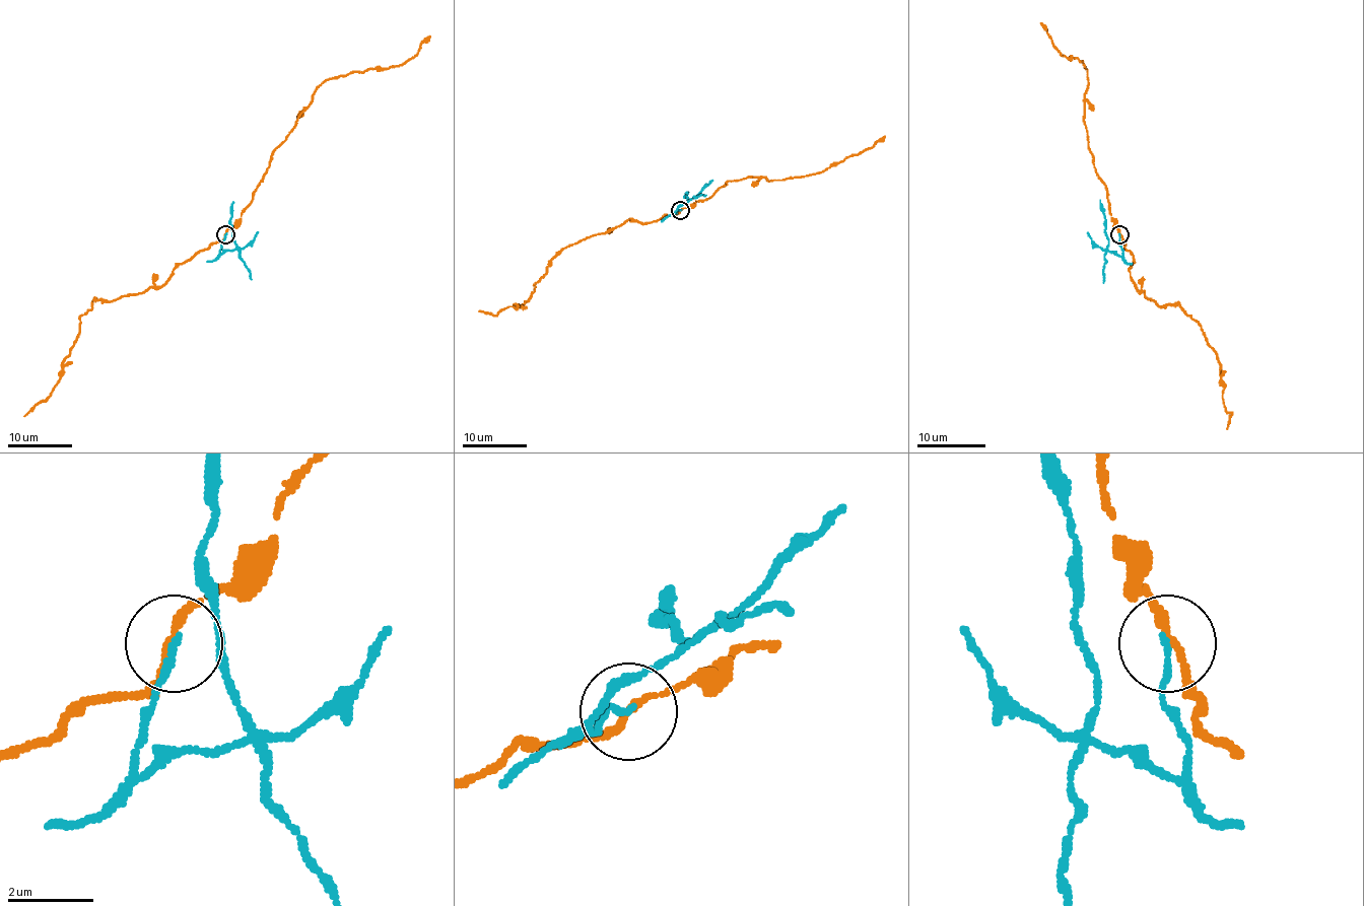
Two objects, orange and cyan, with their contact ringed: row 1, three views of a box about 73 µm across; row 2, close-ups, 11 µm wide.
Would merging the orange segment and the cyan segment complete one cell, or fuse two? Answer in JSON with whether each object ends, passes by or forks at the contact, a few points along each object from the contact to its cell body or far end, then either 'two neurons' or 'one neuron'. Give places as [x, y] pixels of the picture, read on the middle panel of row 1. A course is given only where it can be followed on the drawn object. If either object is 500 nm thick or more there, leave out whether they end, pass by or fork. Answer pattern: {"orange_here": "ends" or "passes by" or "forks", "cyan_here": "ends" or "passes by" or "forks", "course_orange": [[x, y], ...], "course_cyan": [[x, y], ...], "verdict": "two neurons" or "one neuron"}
{"orange_here": "passes by", "cyan_here": "ends", "course_orange": [[680, 210], [650, 222], [627, 219], [567, 245], [549, 264], [523, 304], [505, 307], [495, 316], [478, 310]], "course_cyan": [[680, 210], [675, 211], [691, 199], [685, 197], [688, 192]], "verdict": "two neurons"}

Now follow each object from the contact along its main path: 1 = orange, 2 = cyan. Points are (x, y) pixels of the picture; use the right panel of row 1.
1: (1119, 235), (1138, 290), (1198, 324), (1220, 365), (1227, 428)
2: (1119, 235), (1120, 256), (1107, 249), (1100, 199)

